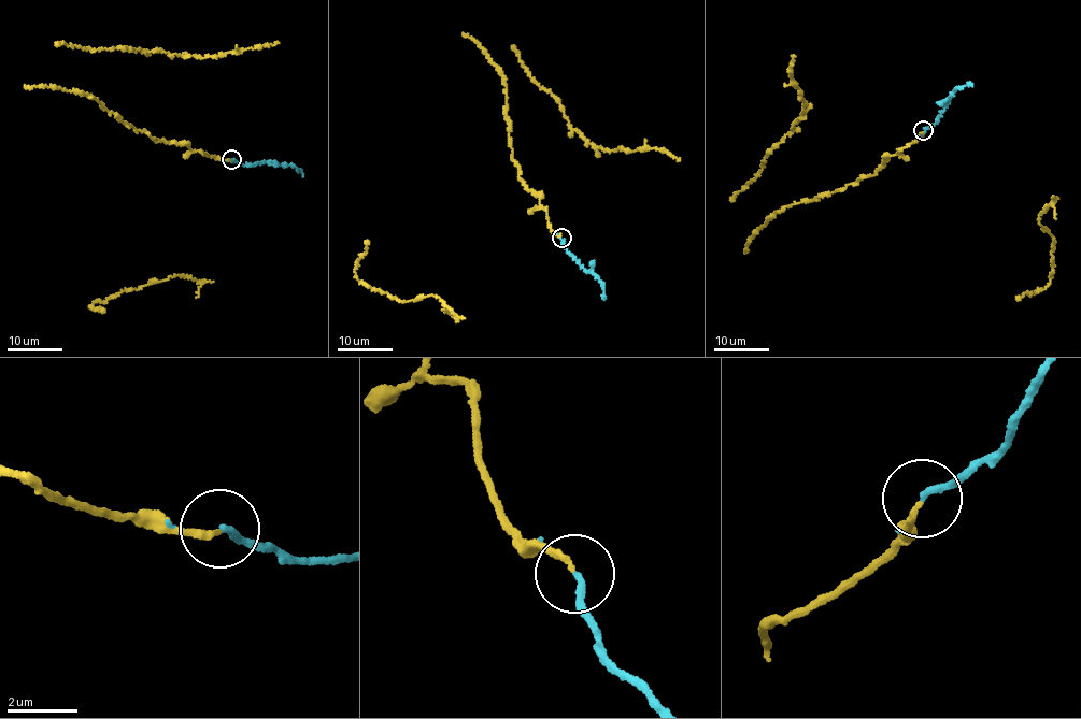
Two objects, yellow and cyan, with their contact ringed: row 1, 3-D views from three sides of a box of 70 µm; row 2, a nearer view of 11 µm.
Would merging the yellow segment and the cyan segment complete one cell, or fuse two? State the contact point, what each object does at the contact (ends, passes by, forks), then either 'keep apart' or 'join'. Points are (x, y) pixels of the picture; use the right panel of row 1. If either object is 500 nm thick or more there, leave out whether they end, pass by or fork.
(923, 130) | yellow ends | cyan passes by | join

